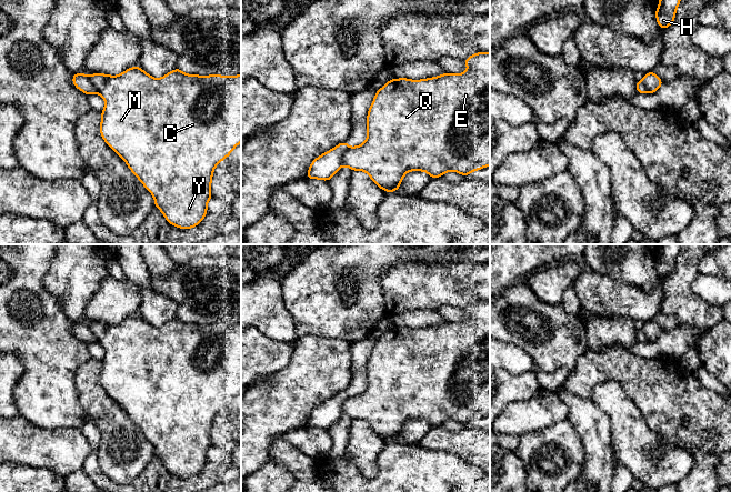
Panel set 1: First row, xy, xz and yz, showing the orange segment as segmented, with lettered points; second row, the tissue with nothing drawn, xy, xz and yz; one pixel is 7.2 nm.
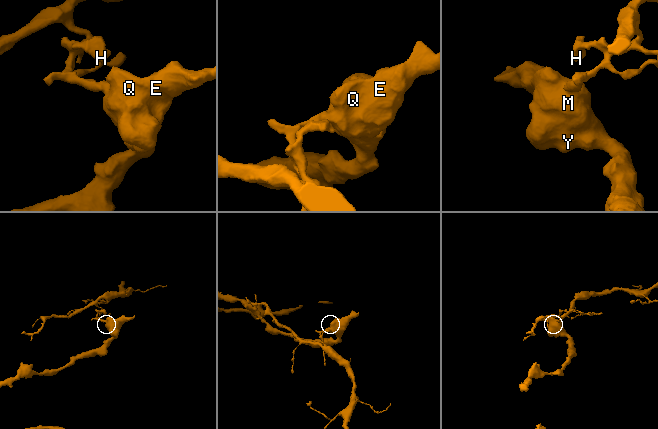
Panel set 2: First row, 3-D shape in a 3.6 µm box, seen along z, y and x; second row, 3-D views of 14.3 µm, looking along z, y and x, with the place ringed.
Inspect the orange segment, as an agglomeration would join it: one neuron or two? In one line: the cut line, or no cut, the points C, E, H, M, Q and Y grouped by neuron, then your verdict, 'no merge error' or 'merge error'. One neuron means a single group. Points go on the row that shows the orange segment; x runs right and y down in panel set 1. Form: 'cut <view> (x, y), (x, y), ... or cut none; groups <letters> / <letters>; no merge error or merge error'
cut xz (350, 148), (342, 156), (342, 164); groups C E M Q Y / H; merge error

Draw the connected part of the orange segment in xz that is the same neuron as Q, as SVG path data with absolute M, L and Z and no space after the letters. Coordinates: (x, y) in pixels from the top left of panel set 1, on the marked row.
M477 52L471 57L463 60L468 67L464 73L443 73L438 77L410 80L407 78L391 79L381 89L375 92L374 99L370 106L367 116L367 130L368 135L363 143L360 145L348 149L342 155L343 165L352 171L361 170L369 174L371 180L383 191L394 192L403 180L405 173L410 171L424 171L431 179L441 178L449 171L454 171L464 177L471 172L487 168L490 165L490 53Z

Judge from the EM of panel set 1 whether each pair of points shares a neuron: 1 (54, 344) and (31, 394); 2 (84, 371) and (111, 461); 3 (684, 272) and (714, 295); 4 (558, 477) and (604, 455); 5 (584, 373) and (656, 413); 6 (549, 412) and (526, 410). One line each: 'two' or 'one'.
1: one
2: one
3: two
4: two
5: one
6: one

